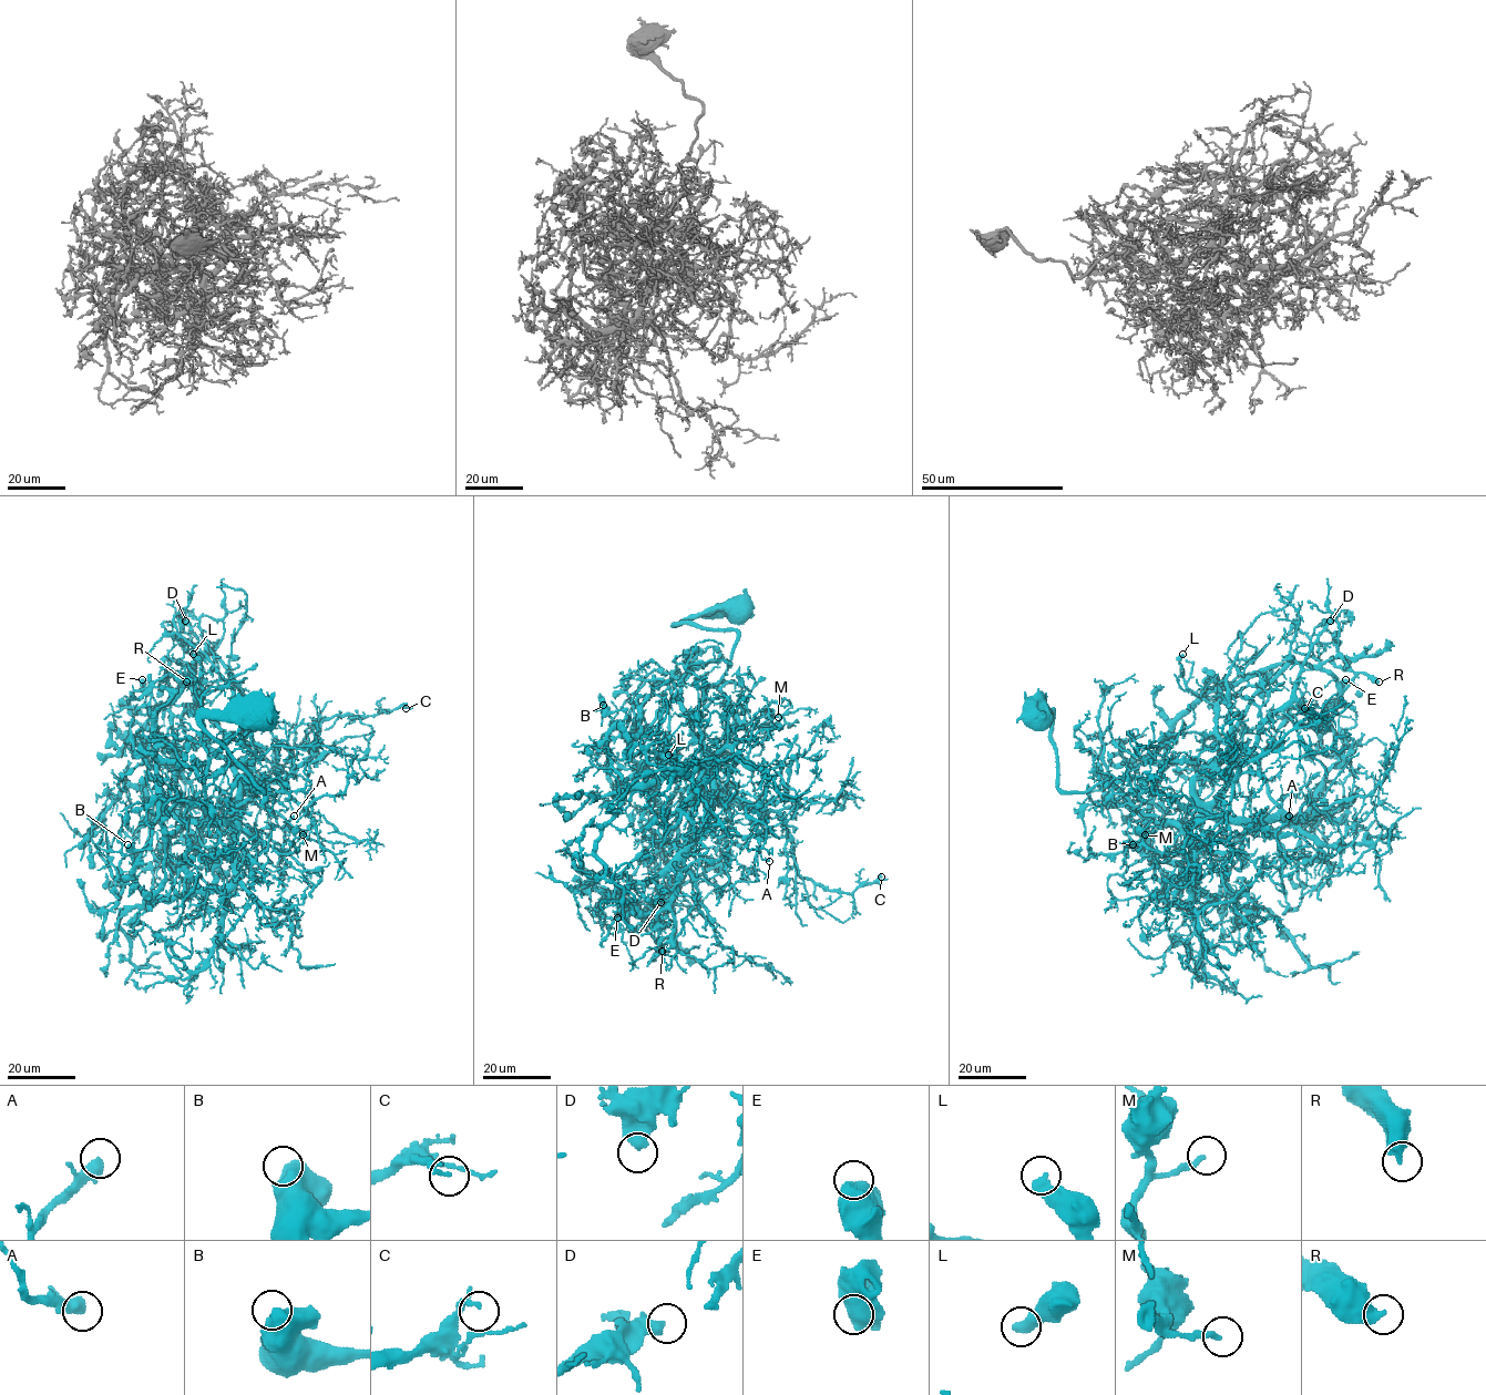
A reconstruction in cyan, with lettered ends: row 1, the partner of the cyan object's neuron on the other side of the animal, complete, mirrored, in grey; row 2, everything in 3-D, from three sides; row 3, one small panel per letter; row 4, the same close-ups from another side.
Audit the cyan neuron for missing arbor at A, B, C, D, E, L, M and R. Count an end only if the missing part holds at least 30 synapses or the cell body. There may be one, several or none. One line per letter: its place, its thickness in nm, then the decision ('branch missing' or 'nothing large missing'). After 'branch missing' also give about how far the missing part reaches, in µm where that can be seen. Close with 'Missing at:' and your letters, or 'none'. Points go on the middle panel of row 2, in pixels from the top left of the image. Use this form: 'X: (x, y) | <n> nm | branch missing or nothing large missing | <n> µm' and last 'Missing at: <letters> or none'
A: (769, 861) | 480 nm | nothing large missing
B: (603, 705) | 650 nm | nothing large missing
C: (881, 876) | 120 nm | nothing large missing
D: (660, 902) | 500 nm | nothing large missing
E: (617, 917) | 700 nm | nothing large missing
L: (668, 755) | 460 nm | nothing large missing
M: (778, 717) | 200 nm | nothing large missing
R: (662, 951) | 550 nm | nothing large missing
Missing at: none

